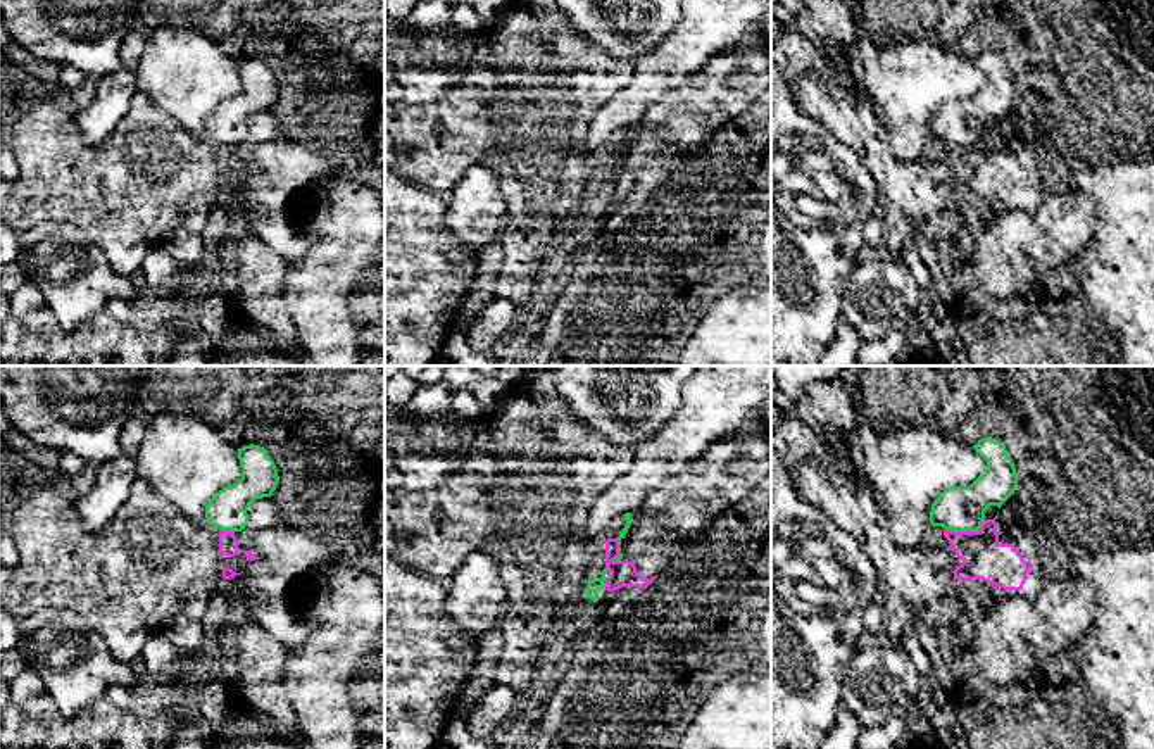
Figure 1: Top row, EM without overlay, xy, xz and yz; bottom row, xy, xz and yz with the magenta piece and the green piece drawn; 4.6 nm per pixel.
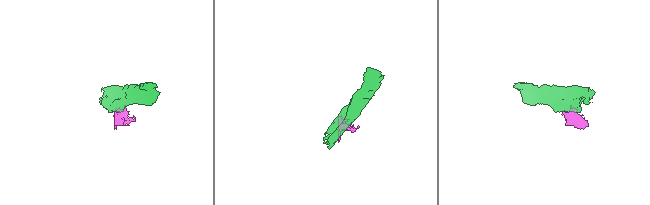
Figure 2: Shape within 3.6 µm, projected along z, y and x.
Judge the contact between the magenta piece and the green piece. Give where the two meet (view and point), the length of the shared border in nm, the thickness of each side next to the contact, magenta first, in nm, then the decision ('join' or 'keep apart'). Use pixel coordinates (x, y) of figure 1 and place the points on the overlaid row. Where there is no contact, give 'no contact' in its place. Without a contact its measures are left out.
contact yz (966, 532); length 190 nm; calibres 200 and 200 nm; keep apart

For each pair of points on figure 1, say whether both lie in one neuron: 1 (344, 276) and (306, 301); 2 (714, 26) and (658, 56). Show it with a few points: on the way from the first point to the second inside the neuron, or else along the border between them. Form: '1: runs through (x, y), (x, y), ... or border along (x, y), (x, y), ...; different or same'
1: border along (337, 266), (337, 294), (347, 304); different
2: runs through (701, 33), (682, 52), (671, 56); same

